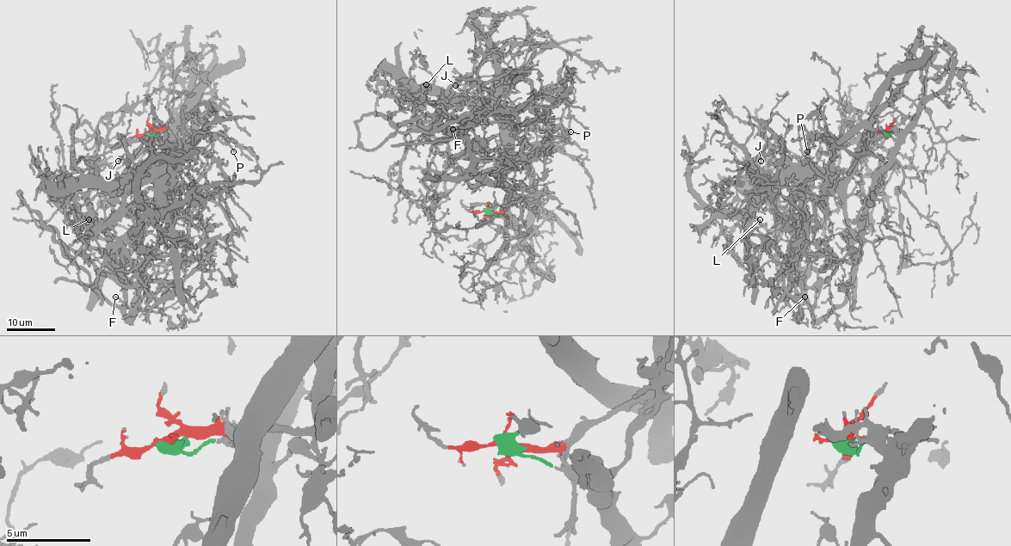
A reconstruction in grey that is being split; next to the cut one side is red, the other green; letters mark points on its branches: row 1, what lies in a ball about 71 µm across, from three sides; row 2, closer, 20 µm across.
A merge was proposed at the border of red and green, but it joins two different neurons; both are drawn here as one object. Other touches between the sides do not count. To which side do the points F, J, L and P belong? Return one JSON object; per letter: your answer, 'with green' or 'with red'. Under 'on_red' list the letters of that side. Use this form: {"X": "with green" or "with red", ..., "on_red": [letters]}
{"F": "with green", "J": "with red", "L": "with red", "P": "with red", "on_red": ["J", "L", "P"]}

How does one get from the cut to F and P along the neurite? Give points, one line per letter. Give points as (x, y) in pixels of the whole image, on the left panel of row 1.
F: (150, 132), (156, 136), (168, 132), (174, 138), (170, 212), (157, 254), (142, 279), (131, 318), (115, 297)
P: (150, 132), (192, 127), (194, 142), (203, 136), (212, 136), (227, 142), (233, 151)

